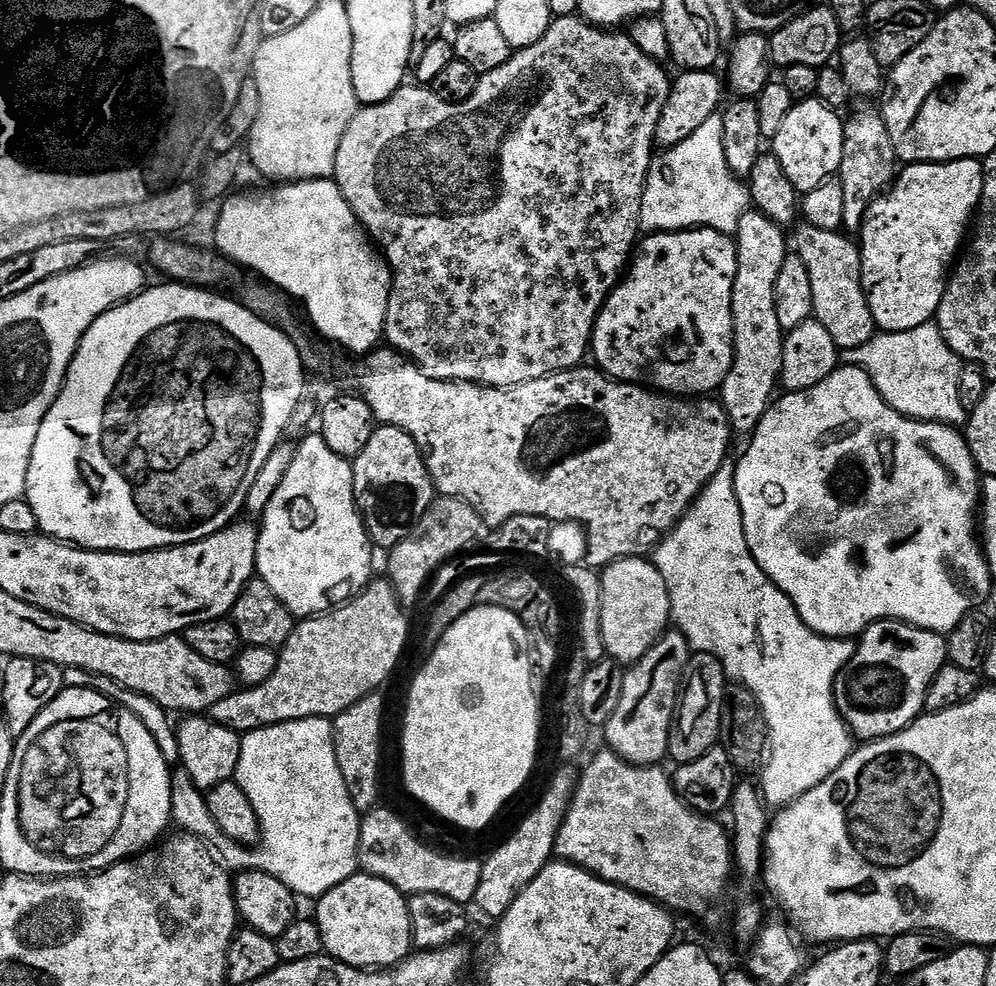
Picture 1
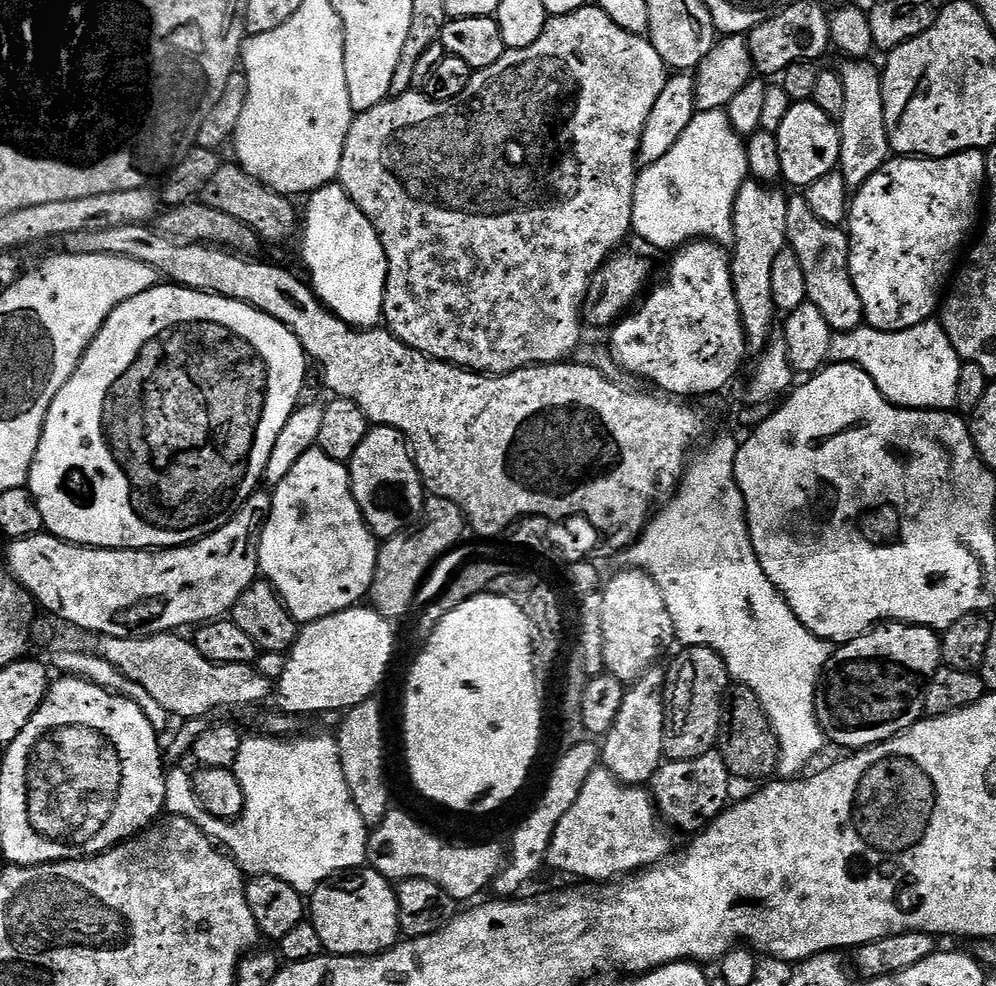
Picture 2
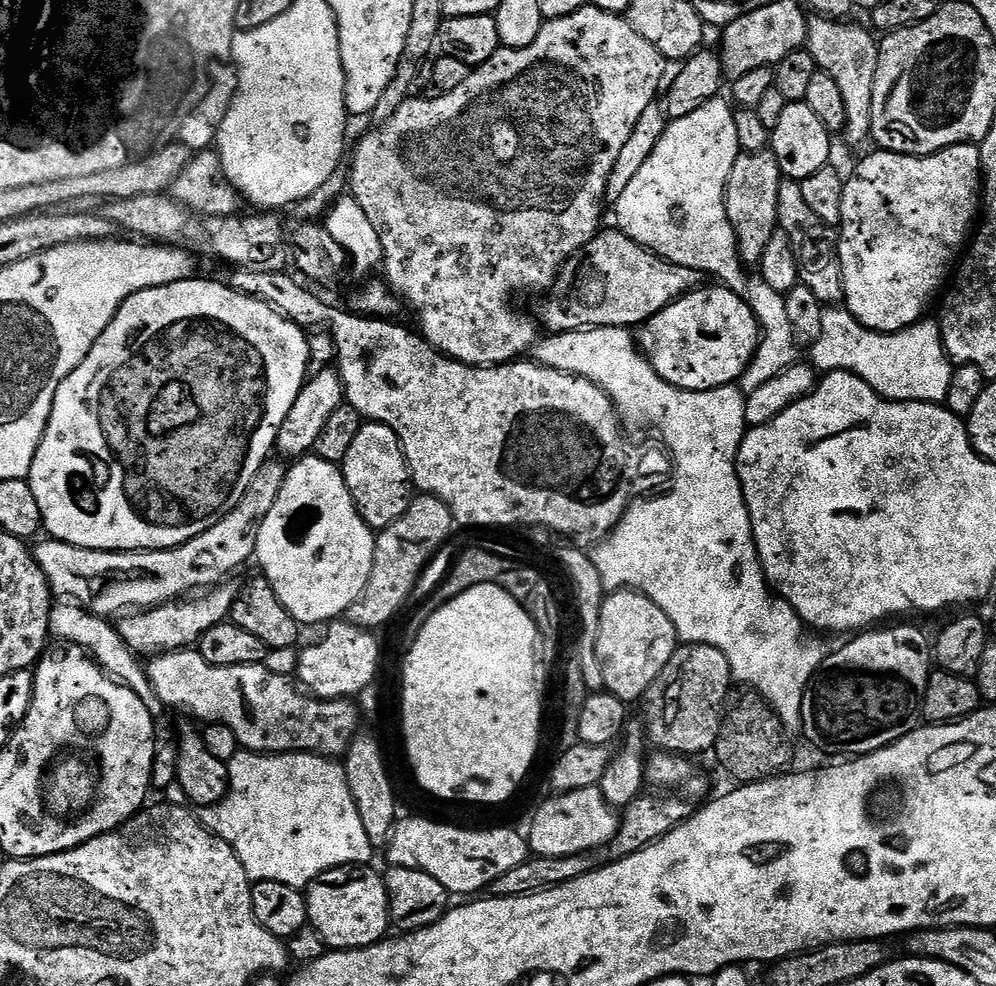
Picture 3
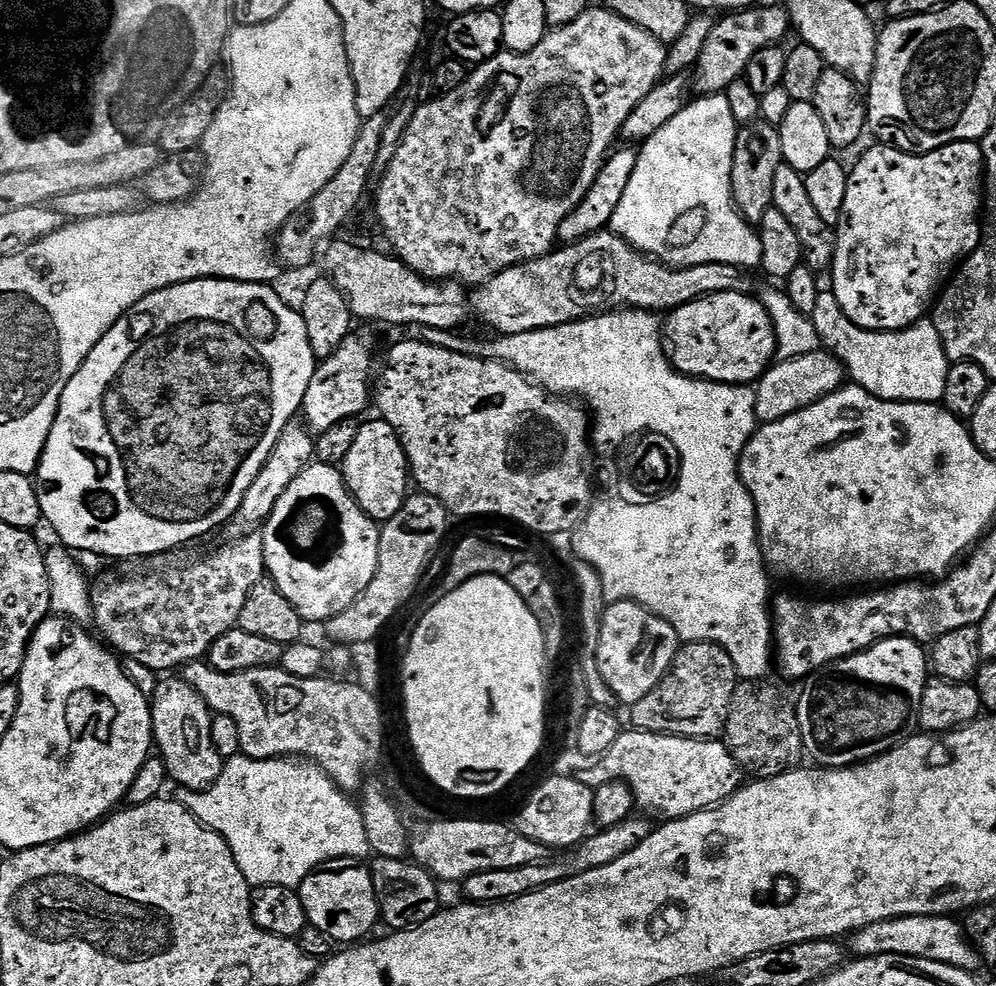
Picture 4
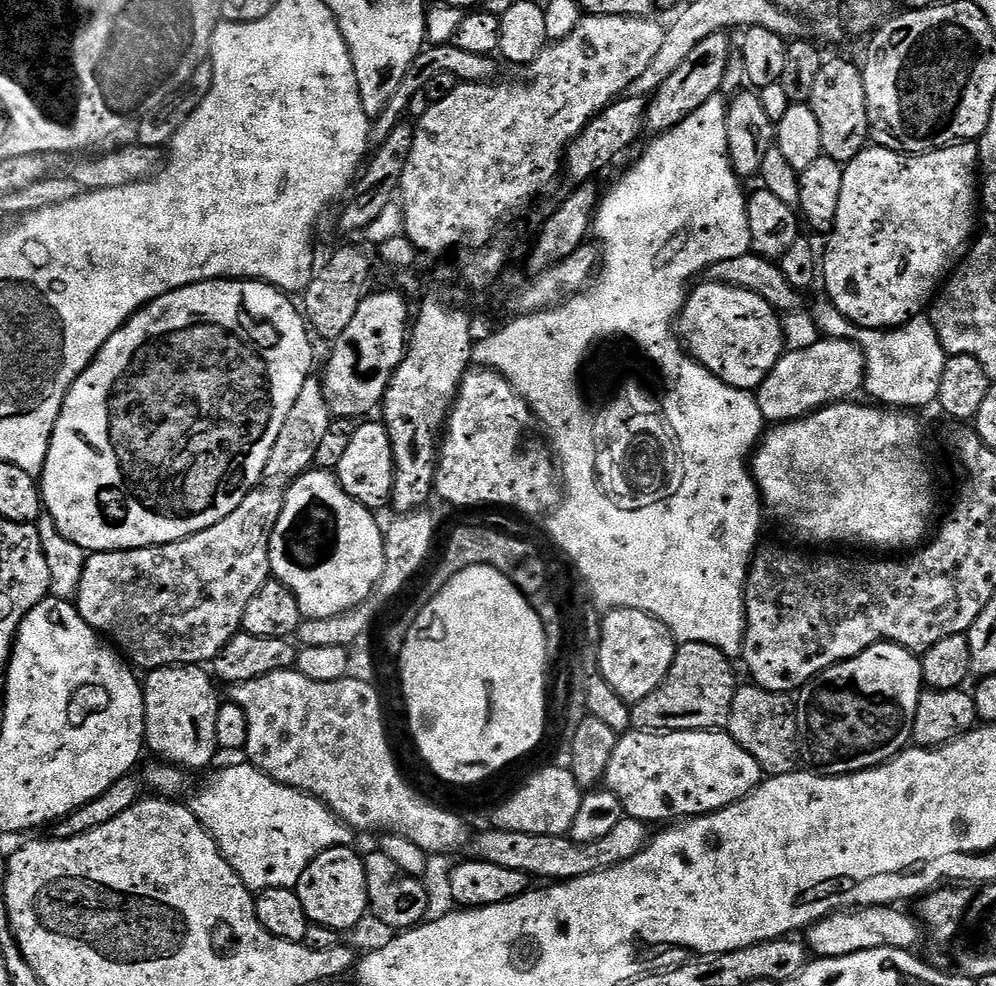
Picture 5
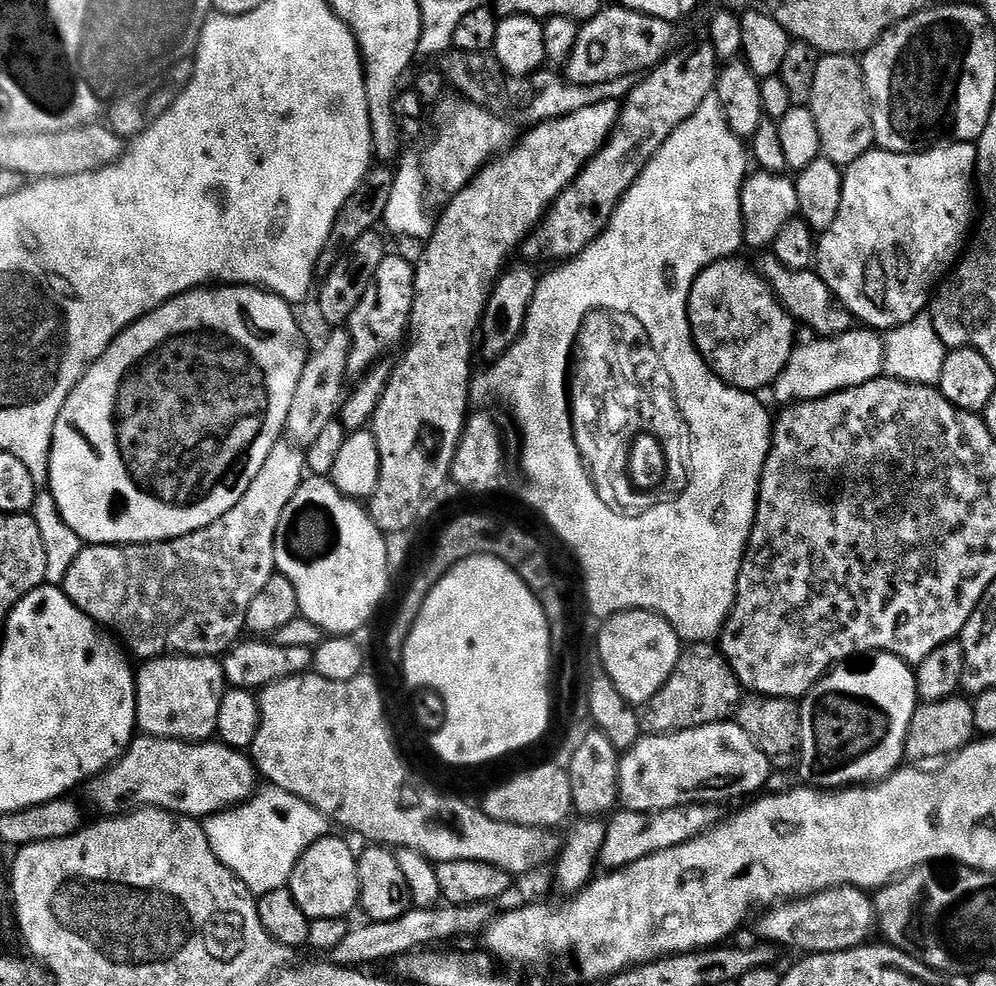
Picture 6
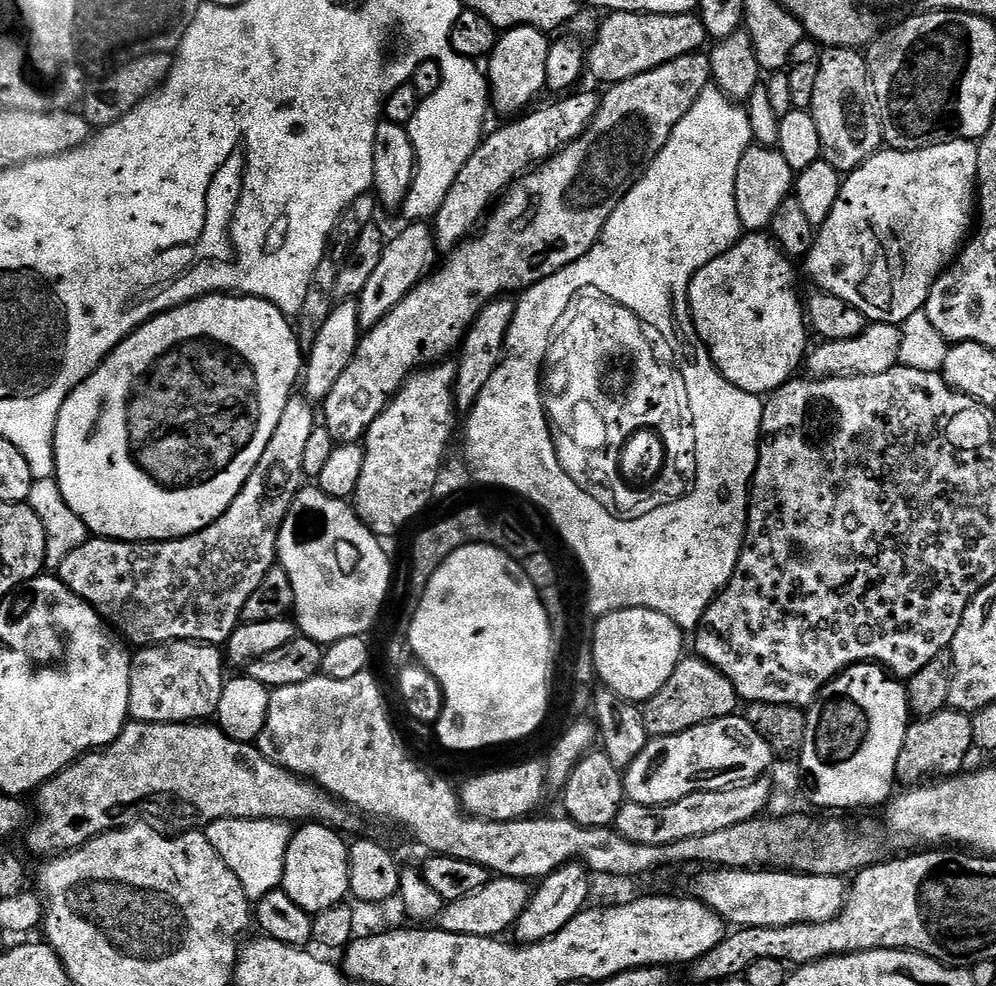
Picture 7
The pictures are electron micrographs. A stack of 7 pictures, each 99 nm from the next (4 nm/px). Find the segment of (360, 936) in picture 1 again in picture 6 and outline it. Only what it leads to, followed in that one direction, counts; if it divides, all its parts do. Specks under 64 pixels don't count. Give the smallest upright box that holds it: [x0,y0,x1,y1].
[288,834,360,921]

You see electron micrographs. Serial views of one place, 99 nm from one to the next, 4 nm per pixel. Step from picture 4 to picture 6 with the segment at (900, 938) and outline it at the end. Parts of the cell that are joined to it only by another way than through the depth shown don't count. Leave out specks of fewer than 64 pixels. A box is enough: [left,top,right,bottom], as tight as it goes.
[756,887,875,954]

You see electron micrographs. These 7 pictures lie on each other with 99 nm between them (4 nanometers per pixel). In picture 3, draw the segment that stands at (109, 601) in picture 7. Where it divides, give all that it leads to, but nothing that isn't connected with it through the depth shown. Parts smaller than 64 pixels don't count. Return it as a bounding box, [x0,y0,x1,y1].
[118,582,237,658]

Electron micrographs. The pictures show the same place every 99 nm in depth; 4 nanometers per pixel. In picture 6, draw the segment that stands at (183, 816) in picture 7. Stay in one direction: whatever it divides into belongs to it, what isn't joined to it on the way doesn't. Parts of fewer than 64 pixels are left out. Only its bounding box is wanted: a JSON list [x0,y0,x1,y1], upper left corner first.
[91,735,258,818]

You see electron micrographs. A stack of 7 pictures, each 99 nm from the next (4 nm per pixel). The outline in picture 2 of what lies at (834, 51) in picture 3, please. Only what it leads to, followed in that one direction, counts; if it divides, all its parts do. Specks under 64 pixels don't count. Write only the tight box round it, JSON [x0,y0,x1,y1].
[838,59,890,190]

